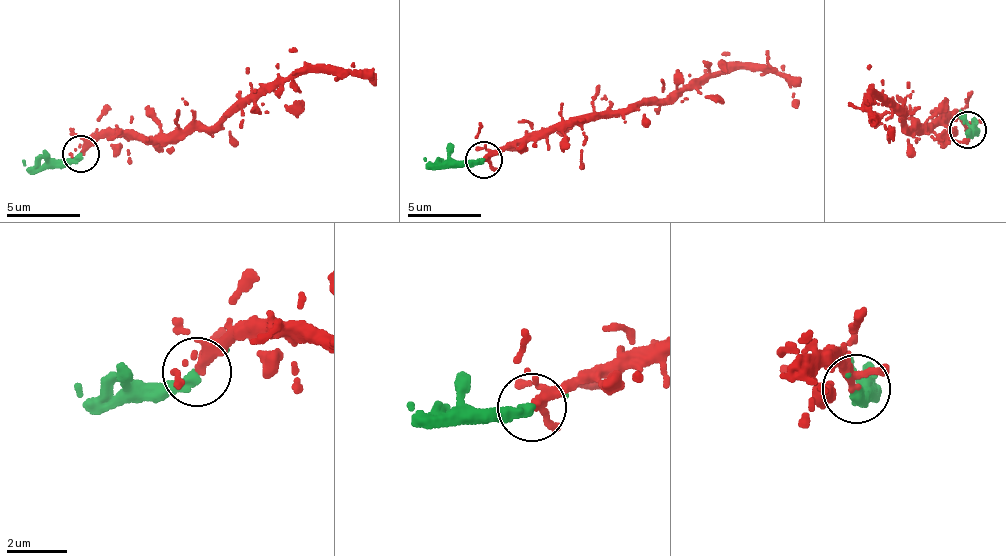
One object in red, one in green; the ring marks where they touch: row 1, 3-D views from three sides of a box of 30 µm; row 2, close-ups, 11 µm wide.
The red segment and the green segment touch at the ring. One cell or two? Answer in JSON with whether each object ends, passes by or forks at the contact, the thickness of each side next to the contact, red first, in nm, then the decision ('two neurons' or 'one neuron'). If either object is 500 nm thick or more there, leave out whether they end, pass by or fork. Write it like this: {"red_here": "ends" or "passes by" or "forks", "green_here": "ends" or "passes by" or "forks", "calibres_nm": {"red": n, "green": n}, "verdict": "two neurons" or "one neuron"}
{"red_here": "forks", "green_here": "ends", "calibres_nm": {"red": 220, "green": 400}, "verdict": "one neuron"}

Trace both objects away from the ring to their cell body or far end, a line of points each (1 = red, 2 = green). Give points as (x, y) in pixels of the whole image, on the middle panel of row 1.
1: (484, 160), (509, 143), (625, 112), (742, 68), (778, 70), (796, 108)
2: (484, 160), (431, 164), (425, 158)

